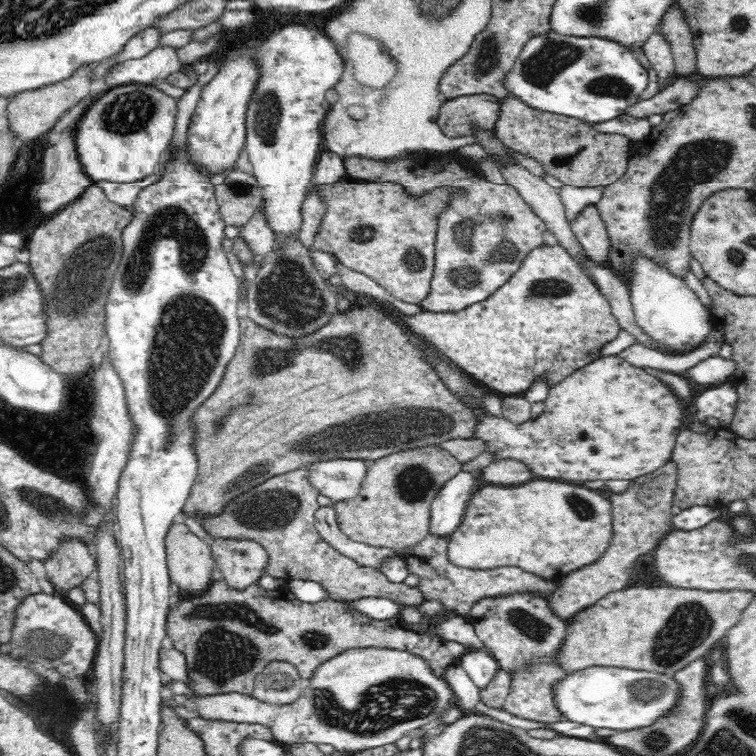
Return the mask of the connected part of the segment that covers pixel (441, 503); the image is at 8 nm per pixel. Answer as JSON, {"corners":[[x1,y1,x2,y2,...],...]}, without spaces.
{"corners":[[462,470,444,483,431,504,429,532,449,538,461,523,466,505,480,484,475,475]]}

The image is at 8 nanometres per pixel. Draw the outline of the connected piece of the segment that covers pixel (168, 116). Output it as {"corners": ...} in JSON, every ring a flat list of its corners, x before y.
{"corners":[[130,83,129,85,120,85,118,87,108,89,102,96,97,96,93,99,90,105,90,110,83,114,82,118,76,124,77,134,76,134,76,147,79,155,80,163,82,164,83,171,95,182,105,180,106,182,137,182,137,180,142,180,145,176,153,175,158,171,162,162,164,162,164,156,166,156,166,150,168,150,169,144,172,141,177,116,177,99,165,94,163,91,156,89,152,84,138,84]]}

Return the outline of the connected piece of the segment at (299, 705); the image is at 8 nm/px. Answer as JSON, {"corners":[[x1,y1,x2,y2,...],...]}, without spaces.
{"corners":[[350,648,322,664,314,677,307,680,306,692,294,701,294,704,275,706,256,700,252,695,239,692,191,697,185,696,185,702,176,702,176,698,162,698,161,704,170,708,186,708,196,712,206,720,218,722,237,722,238,724,262,724,270,727,275,740,288,746,292,744,314,743,332,745,336,751,358,752,368,748,378,748,396,743,400,738,412,734,416,728,439,720,440,716,455,701,455,694,442,677,436,677,426,661,402,650,389,648]]}

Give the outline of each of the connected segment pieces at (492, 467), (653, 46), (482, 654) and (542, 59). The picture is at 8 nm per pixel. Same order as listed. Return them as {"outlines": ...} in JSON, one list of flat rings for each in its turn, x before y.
{"outlines":[[[498,459,480,471,487,484,514,486,536,480,526,463,514,459]],[[656,32,646,39,642,50,657,72,659,90,664,90,661,86,675,70,673,54,670,50,670,41,664,37,664,34]],[[469,648,466,654,460,656,457,664,479,689,486,688,500,670,497,660,481,648]],[[550,30,526,42,502,83,512,96,532,108,596,125,618,119,630,105,642,100,648,71,618,41,606,37,564,36]]]}

